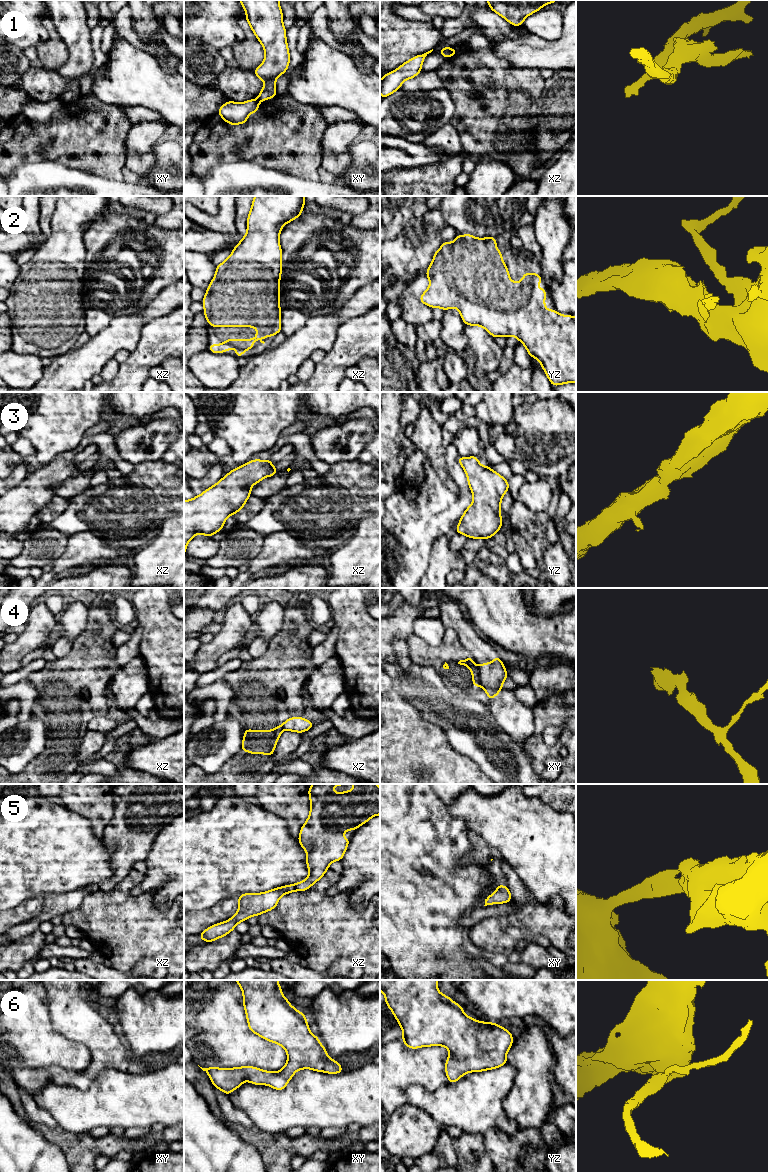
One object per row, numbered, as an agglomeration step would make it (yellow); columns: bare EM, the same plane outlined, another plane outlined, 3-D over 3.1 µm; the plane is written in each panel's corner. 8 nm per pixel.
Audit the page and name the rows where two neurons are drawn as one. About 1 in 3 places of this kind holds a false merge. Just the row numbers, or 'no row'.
1, 4

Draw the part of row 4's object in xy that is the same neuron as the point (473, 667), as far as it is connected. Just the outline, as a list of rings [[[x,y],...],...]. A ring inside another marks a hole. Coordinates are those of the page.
[[[470,656],[466,660],[460,660],[458,664],[467,666],[471,670],[473,685],[479,687],[477,665],[474,664],[473,661],[473,657]]]

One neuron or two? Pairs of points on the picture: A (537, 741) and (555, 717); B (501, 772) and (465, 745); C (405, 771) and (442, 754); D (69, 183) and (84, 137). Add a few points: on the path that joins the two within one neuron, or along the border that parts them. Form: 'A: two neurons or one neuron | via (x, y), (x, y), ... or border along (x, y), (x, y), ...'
A: one neuron | via (537, 734), (539, 728), (548, 719)
B: one neuron | via (492, 763), (474, 745)
C: one neuron | via (414, 770), (428, 768), (433, 763)
D: two neurons | border along (51, 160), (96, 175)

